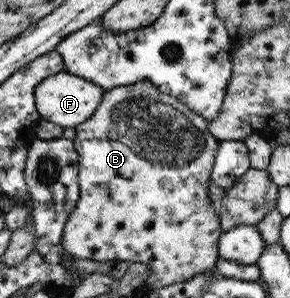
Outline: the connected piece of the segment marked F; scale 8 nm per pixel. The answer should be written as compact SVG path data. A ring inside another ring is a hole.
M64 70L44 78L34 90L34 99L36 99L37 111L42 118L63 129L76 128L94 116L99 105L103 102L105 92L104 87Z

